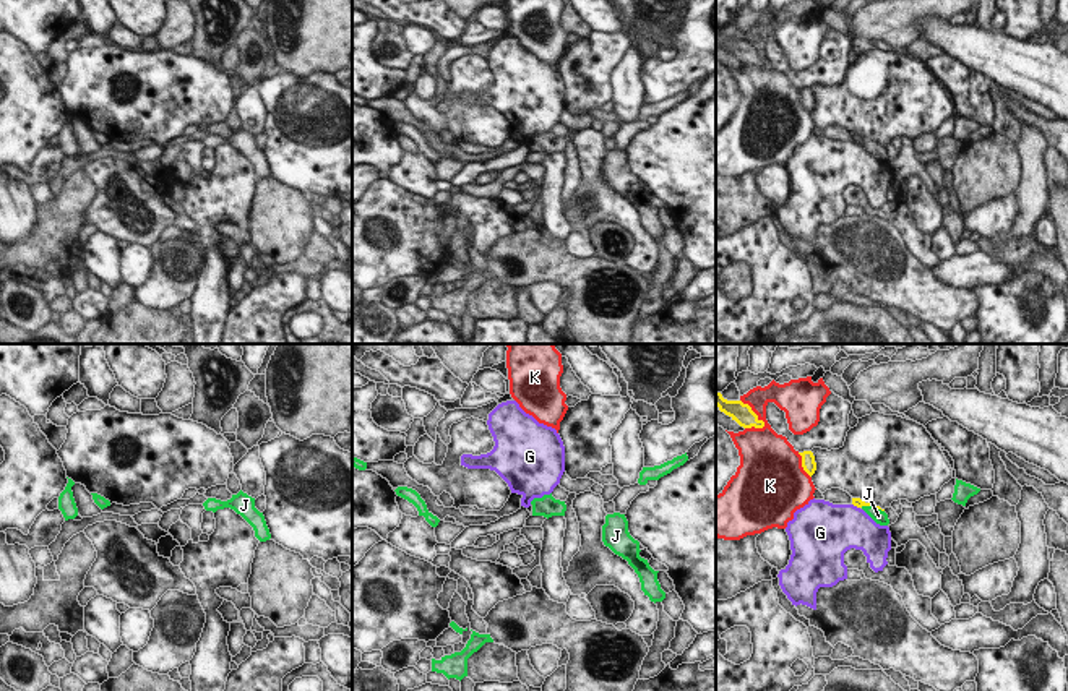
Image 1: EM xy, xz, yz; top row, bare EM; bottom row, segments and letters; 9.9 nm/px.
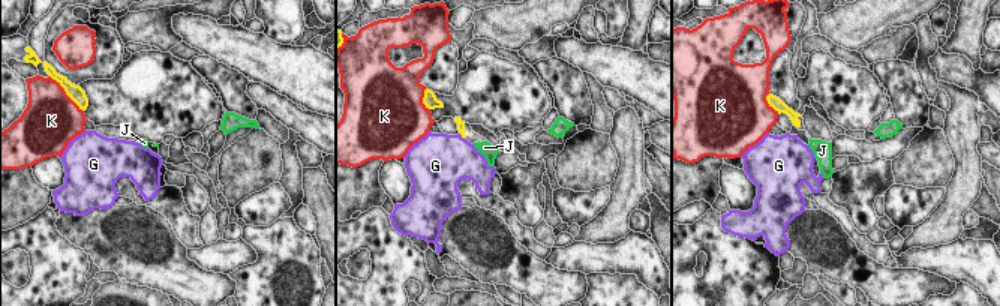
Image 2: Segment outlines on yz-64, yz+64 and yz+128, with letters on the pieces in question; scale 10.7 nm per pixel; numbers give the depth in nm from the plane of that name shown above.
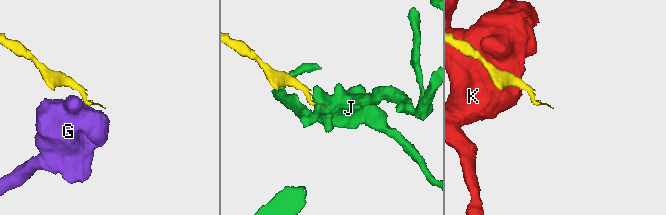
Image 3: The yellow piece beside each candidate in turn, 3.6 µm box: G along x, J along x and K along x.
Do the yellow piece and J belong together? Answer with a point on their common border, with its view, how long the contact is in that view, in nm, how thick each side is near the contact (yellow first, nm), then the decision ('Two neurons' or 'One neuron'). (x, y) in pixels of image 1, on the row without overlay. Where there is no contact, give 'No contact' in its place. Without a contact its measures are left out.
Touches yellow at yz (872, 141). Shared border 240 nm. Thickness 90 nm (yellow) against 140 nm. One neuron.

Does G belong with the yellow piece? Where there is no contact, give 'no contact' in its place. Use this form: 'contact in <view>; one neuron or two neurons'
contact in yz; two neurons

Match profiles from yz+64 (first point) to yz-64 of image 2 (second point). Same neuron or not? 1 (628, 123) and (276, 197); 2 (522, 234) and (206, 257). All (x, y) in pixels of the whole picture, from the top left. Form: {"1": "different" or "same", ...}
{"1": "different", "2": "different"}

